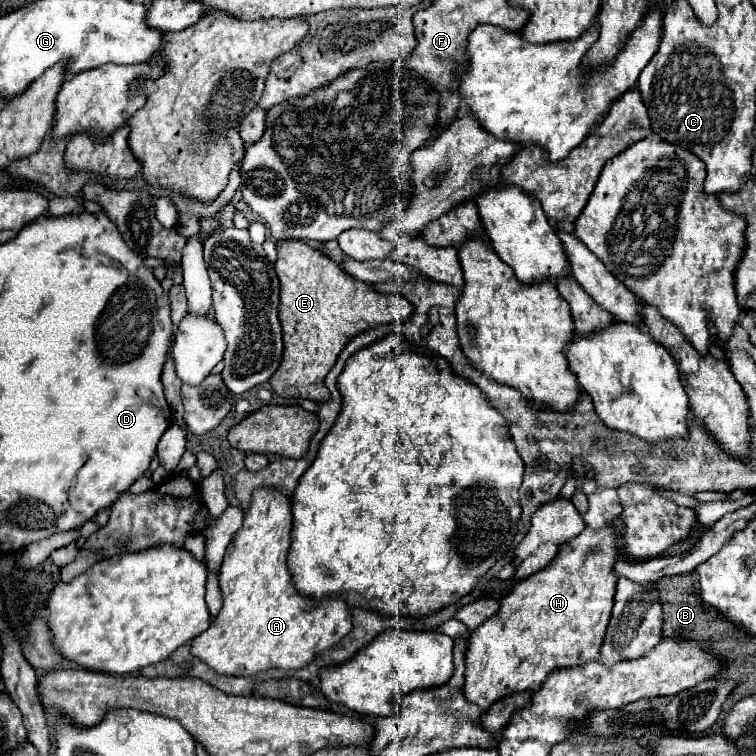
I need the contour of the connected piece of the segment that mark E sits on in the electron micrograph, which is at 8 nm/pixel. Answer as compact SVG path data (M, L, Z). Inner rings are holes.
M281 241L277 243L277 261L275 271L281 281L281 297L279 297L279 321L283 329L283 359L273 377L269 379L273 393L285 399L309 399L309 401L327 401L329 393L323 385L325 375L335 365L339 351L347 341L361 331L367 331L375 325L407 319L413 313L413 305L407 303L401 295L391 293L377 293L371 285L353 279L349 273L345 273L335 261L331 261L327 255L319 253L317 249L309 247L303 241Z

